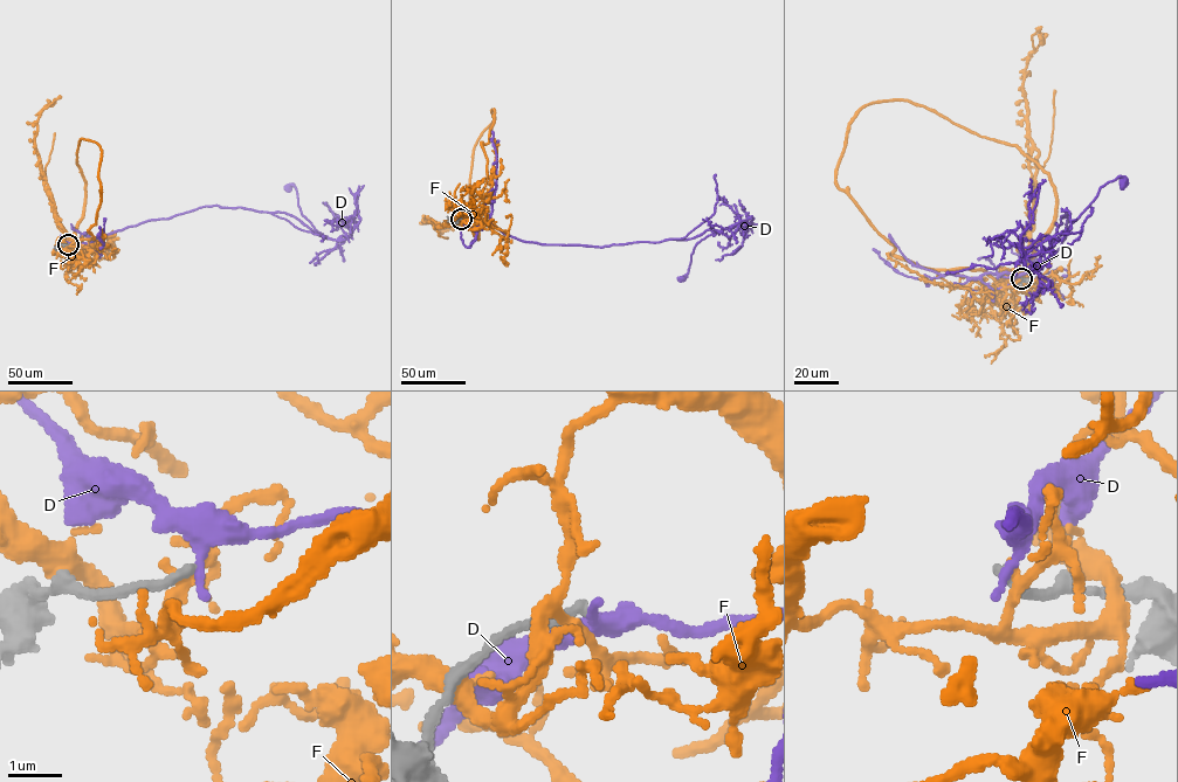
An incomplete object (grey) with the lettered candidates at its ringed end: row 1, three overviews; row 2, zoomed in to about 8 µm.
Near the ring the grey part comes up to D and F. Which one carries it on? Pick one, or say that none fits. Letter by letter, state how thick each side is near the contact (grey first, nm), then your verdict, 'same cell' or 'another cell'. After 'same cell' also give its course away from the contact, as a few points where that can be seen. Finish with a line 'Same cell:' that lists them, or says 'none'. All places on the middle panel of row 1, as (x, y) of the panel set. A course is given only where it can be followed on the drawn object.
D: 170 nm thick on the grey side, 360 nm on the other; another cell
F: 200 nm thick on the grey side, 170 nm on the other; another cell
Same cell: none

